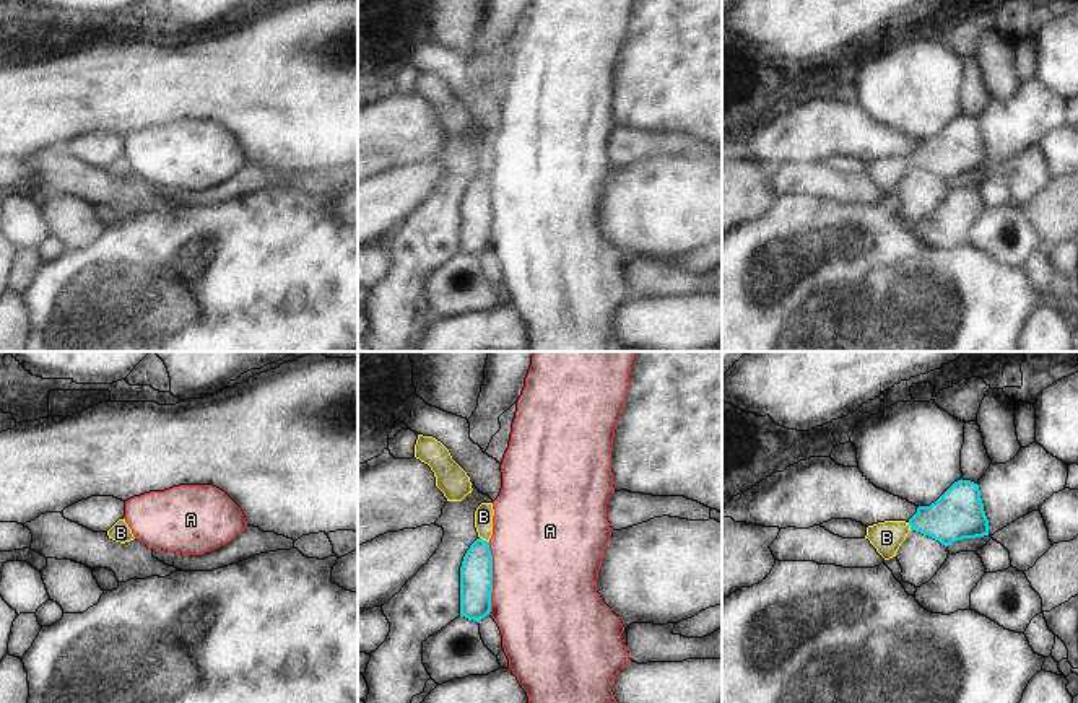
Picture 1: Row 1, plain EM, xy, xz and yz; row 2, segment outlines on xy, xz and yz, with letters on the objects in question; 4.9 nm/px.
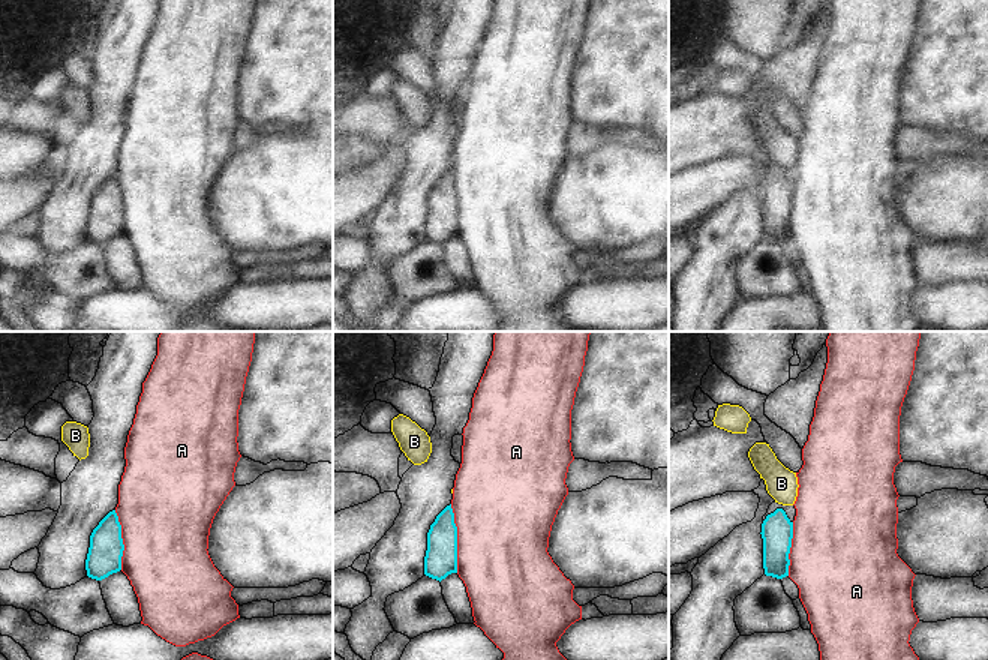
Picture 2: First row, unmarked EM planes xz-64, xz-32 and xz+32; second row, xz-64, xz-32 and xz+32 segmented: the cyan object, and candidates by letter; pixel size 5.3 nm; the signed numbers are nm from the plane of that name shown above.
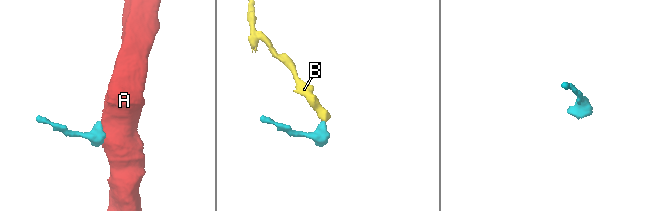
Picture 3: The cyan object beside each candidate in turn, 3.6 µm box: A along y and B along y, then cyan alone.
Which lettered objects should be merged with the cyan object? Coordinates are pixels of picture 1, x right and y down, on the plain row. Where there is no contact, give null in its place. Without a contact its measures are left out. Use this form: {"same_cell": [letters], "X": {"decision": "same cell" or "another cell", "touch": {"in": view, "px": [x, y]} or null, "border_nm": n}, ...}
{"same_cell": ["B"], "A": {"decision": "another cell", "touch": {"in": "xz", "px": [491, 213]}, "border_nm": 360}, "B": {"decision": "same cell", "touch": {"in": "xz", "px": [482, 174]}, "border_nm": 50}}

